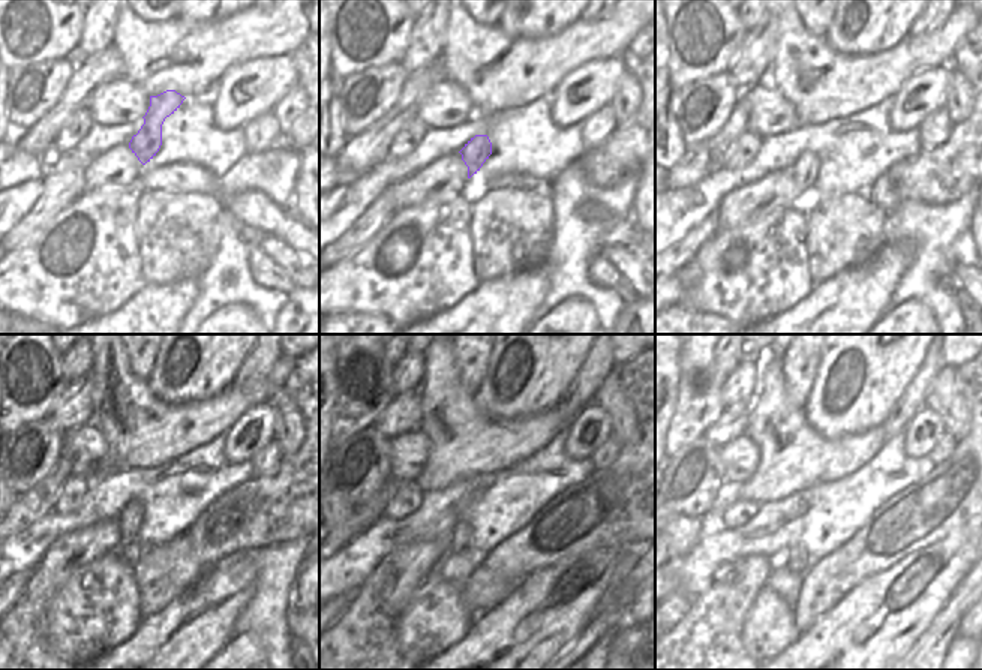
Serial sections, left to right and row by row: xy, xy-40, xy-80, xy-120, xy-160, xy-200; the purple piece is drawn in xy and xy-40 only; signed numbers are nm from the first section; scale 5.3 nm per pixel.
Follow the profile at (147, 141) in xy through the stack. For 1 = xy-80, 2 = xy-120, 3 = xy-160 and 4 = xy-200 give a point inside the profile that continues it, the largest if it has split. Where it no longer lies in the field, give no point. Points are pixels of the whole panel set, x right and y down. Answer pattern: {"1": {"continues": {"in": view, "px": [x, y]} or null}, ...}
{"1": {"continues": {"in": "xy-80", "px": [805, 168]}}, "2": {"continues": {"in": "xy-120", "px": [131, 517]}}, "3": {"continues": {"in": "xy-160", "px": [462, 532]}}, "4": {"continues": {"in": "xy-200", "px": [796, 559]}}}

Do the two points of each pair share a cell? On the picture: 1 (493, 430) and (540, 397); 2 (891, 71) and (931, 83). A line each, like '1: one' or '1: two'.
1: two
2: two

